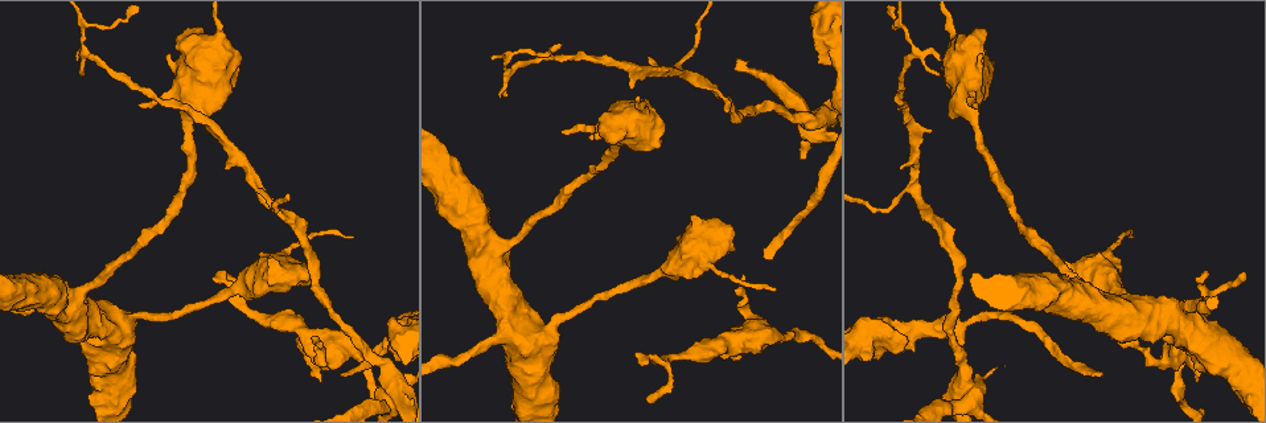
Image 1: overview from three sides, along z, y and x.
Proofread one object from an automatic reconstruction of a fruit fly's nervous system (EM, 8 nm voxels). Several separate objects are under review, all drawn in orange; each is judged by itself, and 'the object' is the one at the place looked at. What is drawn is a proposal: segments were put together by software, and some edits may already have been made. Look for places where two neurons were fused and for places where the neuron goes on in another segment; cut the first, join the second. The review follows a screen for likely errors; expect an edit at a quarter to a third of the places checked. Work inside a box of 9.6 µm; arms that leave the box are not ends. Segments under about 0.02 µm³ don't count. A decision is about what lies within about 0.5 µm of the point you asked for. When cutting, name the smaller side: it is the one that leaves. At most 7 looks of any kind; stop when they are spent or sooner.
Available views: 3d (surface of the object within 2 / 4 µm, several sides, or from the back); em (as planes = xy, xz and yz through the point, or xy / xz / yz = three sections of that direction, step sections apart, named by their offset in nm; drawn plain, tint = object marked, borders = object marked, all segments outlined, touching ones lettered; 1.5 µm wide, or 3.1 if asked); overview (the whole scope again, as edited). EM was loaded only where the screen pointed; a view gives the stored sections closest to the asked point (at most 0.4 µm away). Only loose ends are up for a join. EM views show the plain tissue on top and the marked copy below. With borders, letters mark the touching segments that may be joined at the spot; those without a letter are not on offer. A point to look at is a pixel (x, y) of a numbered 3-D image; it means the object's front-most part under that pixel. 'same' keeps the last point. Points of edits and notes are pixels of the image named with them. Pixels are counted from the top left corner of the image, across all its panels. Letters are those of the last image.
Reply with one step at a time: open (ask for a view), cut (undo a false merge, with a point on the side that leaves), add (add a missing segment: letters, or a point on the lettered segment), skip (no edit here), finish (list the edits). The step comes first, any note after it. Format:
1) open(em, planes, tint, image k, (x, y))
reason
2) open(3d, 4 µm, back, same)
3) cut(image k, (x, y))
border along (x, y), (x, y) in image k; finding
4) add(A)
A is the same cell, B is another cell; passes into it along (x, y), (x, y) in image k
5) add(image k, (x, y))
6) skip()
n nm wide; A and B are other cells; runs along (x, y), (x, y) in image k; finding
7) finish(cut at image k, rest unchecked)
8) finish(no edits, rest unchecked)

open(em, xy, step 8, tint, image 1, (546, 335))
calibre changes

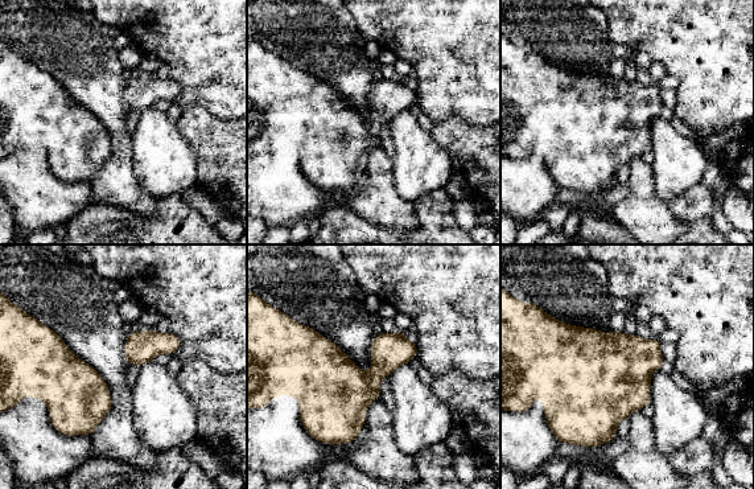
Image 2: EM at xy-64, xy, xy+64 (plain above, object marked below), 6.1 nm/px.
open(em, planes, borders, same)

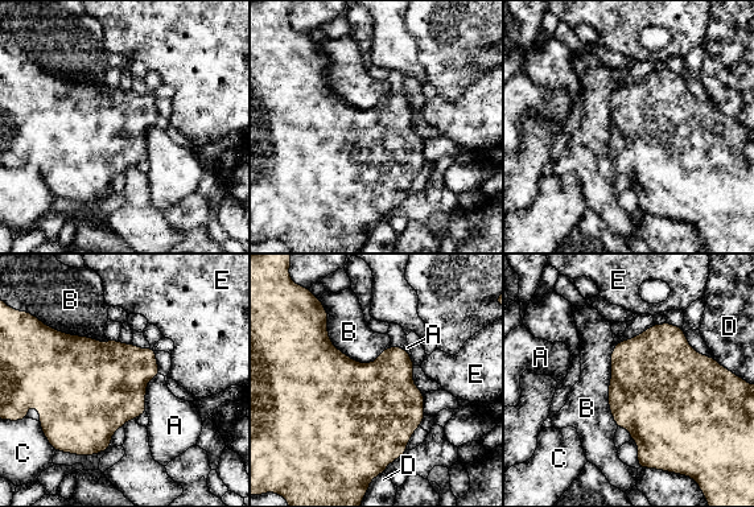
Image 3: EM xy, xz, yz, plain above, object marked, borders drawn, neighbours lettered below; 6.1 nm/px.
skip()
B touches over 420 nm; A, B, C, D and E are other cells; one neuron here

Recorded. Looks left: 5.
open(em, planes, borders, image 1, (1101, 373))
long arm stops here

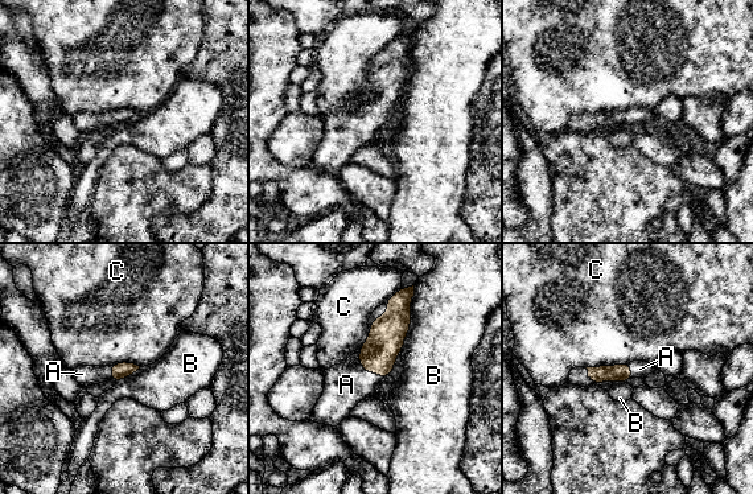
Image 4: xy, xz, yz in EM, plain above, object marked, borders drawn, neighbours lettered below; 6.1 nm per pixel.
add(A)
110 nm wide; B touches over 550 nm; A is the same cell, B and C are other cells; the neuron continues

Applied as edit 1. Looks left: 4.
open(3d, 2 µm, back, image 1, (1195, 381))
branch stops here

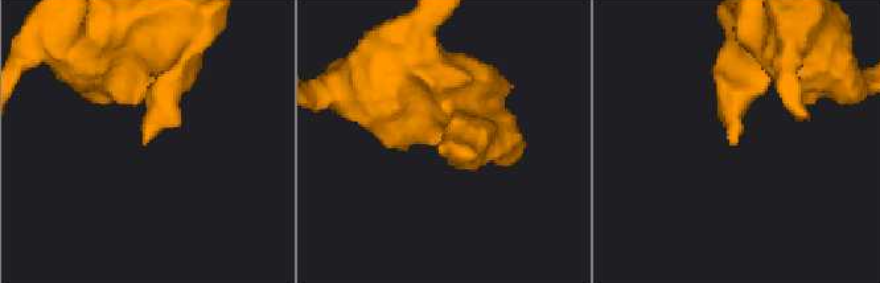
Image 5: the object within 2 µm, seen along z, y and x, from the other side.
open(em, planes, borders, image 5, (446, 148))

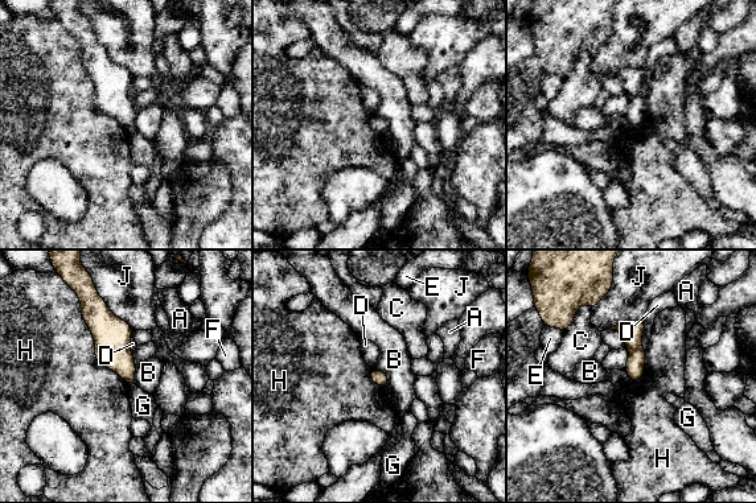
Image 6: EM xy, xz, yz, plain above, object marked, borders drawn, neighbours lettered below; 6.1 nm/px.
skip()
H touches over 750 nm; A, B, C, D, E, F, G, H and J are other cells; none of them fits

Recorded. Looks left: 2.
finish(add at image 4, rest unchecked)

